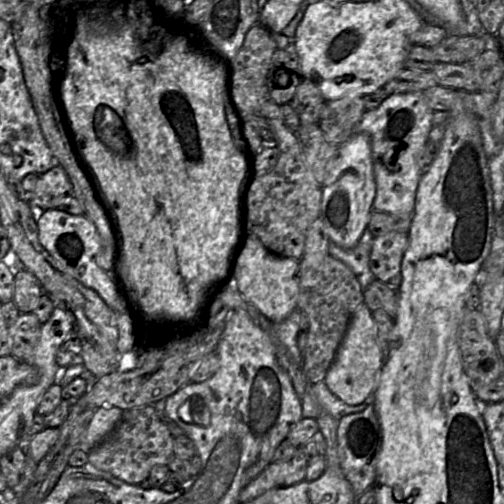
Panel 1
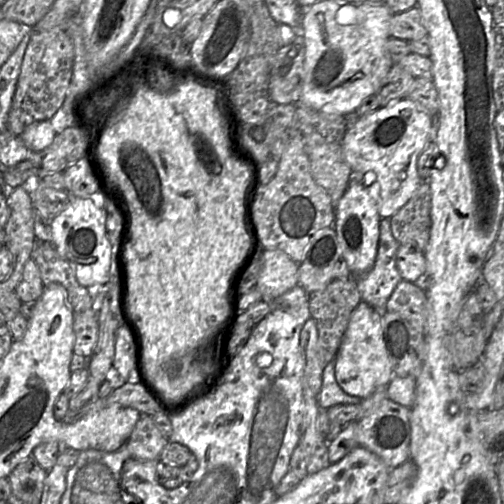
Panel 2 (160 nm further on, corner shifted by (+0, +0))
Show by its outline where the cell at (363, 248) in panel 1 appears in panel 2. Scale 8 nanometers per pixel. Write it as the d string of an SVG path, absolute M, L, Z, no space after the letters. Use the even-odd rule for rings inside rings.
M381 218L375 264L367 273L354 277L362 300L381 313L386 311L389 298L403 280L397 268L397 251L400 245L393 236L390 218Z

